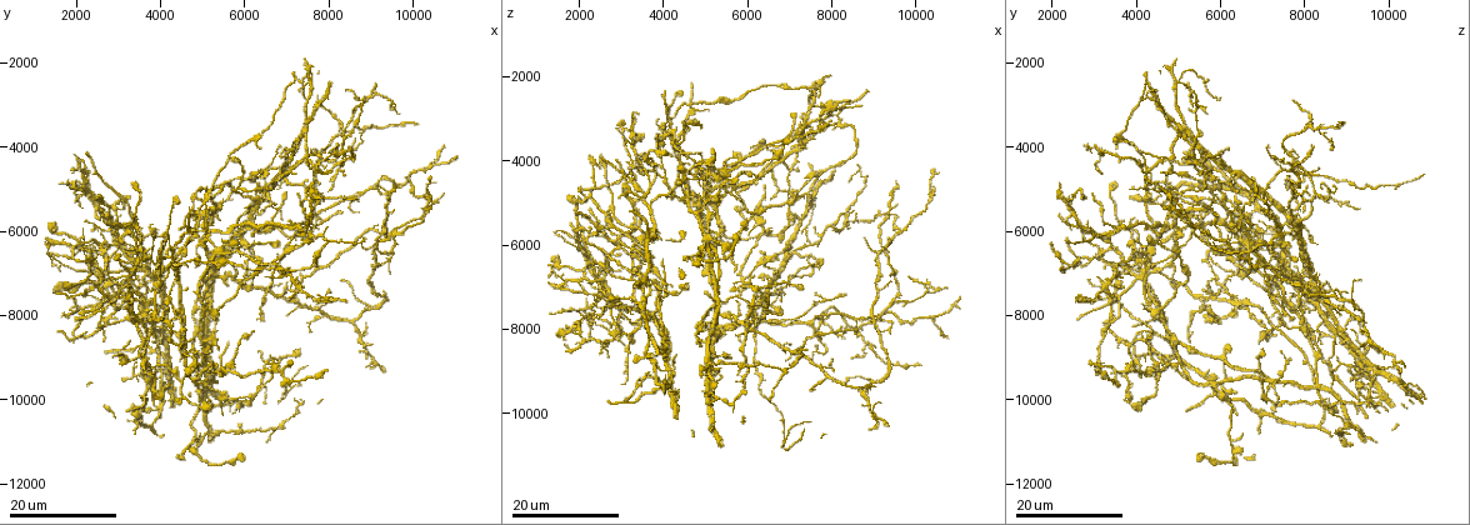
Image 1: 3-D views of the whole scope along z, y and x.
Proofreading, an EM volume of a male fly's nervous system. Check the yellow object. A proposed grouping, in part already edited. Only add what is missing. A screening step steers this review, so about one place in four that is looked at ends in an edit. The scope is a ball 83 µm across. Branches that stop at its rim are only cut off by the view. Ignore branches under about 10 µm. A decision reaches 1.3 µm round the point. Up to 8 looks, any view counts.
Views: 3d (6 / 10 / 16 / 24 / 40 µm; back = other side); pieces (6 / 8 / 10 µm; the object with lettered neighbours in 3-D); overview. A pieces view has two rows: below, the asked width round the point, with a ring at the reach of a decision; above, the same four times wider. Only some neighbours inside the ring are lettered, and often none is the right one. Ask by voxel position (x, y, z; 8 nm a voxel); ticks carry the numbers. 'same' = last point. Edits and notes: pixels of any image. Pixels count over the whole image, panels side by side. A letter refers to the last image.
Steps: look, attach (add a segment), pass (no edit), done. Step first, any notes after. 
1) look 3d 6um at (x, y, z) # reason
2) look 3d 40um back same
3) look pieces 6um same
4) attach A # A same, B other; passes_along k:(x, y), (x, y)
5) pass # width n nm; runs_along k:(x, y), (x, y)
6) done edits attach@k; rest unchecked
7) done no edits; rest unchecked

look 3d 16um at (8350, 5550, 7150) # end of a long branch

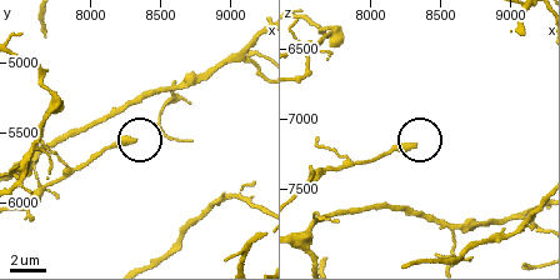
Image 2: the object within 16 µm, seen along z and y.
look pieces 10um at (8320, 5540, 7200)

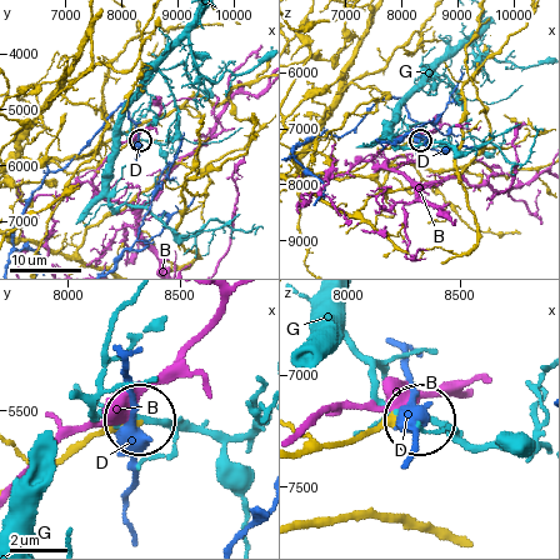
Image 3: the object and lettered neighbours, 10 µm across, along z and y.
pass # B other, D other, G other; no lettered segment goes on from it

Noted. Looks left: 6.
look 3d 24um at (5650, 5000, 6650)

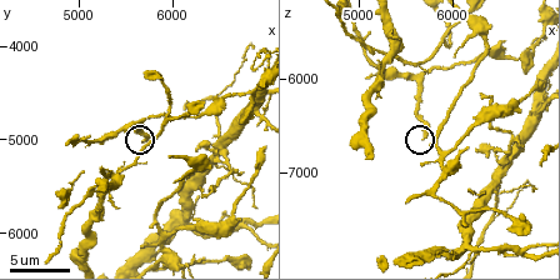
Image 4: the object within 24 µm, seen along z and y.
look pieces 8um at (5700, 5000, 6600)

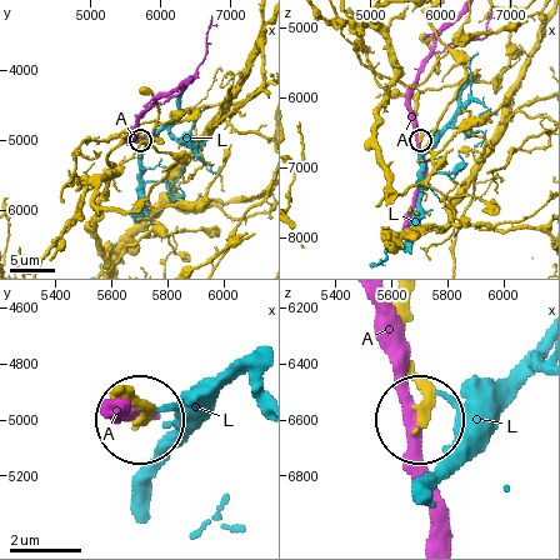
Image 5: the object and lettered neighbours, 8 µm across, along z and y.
pass # A other, L other; none of them fits

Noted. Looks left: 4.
look 3d 24um at (4050, 7150, 4850) # thin end

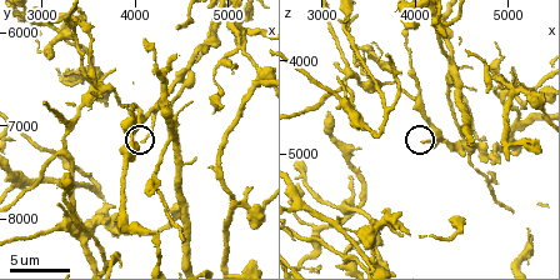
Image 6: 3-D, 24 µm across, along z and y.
look pieces 10um at (4100, 7150, 4850) # see the neighbours

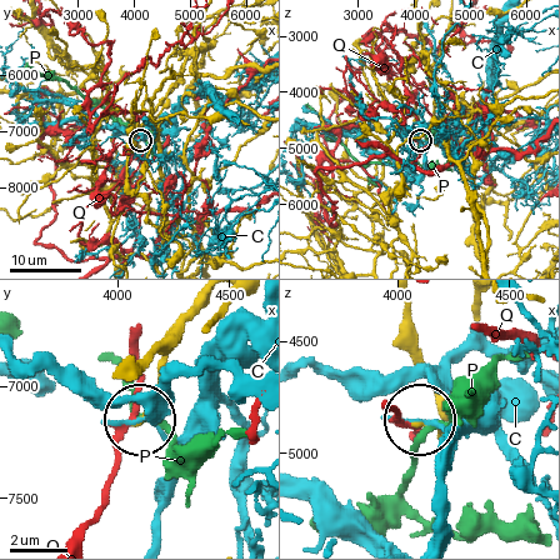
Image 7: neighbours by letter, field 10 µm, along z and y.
pass # C other, P other, Q other; none of them fits

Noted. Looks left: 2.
look 3d 16um at (5650, 10100, 7100)

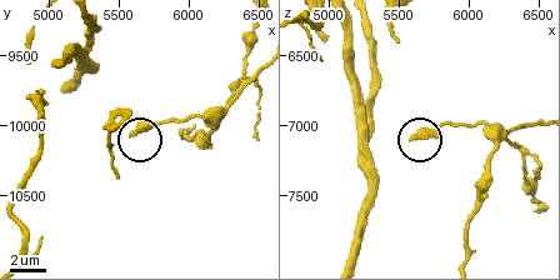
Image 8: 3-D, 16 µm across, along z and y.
look pieces 8um at (5600, 10080, 7080)

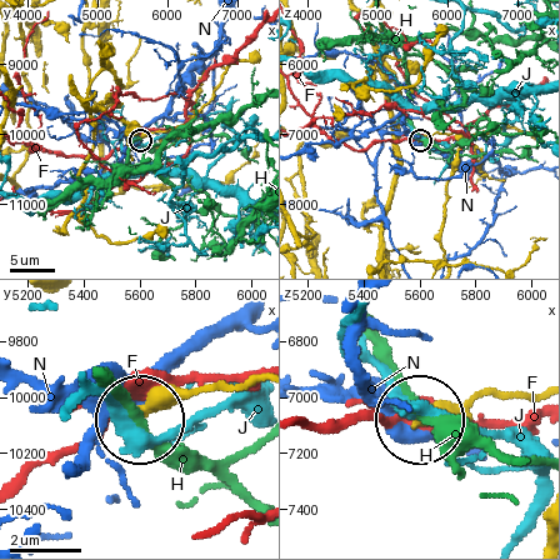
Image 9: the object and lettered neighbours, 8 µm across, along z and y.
pass # F other, H other, J other, N other; none of them fits

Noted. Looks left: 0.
done no edits; rest unchecked

